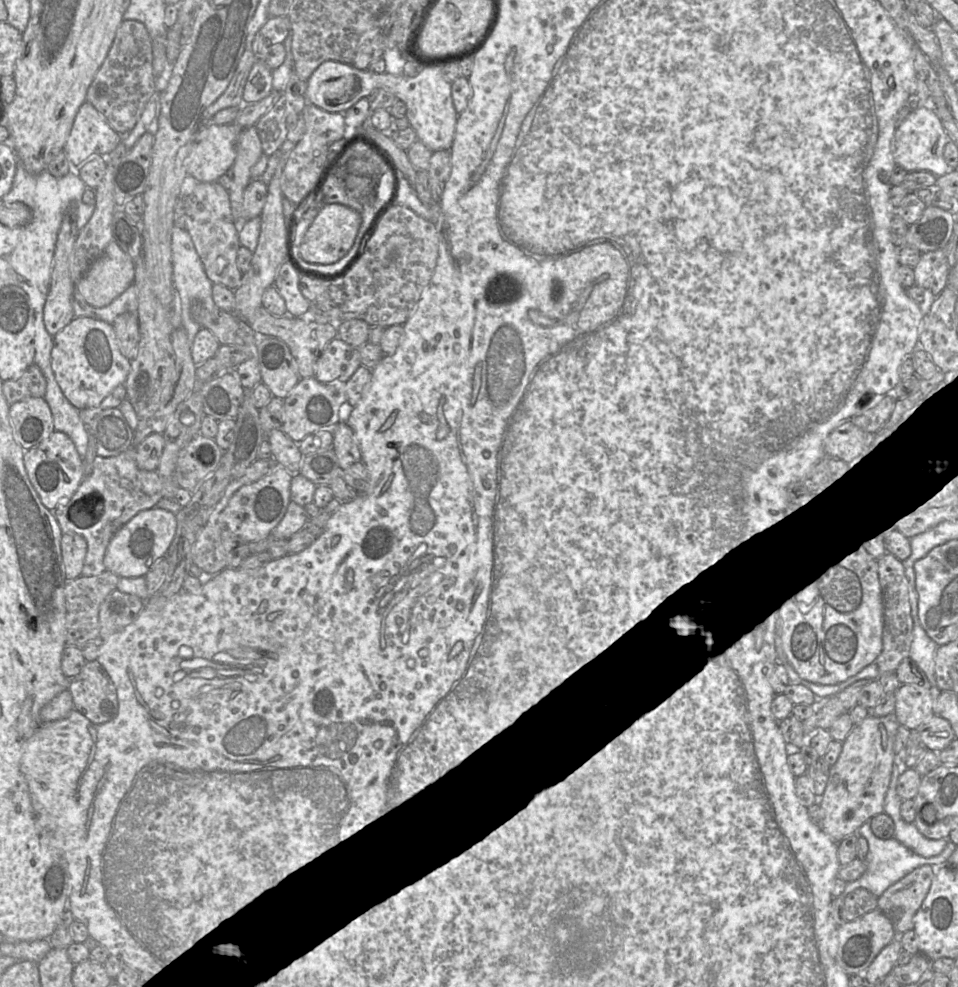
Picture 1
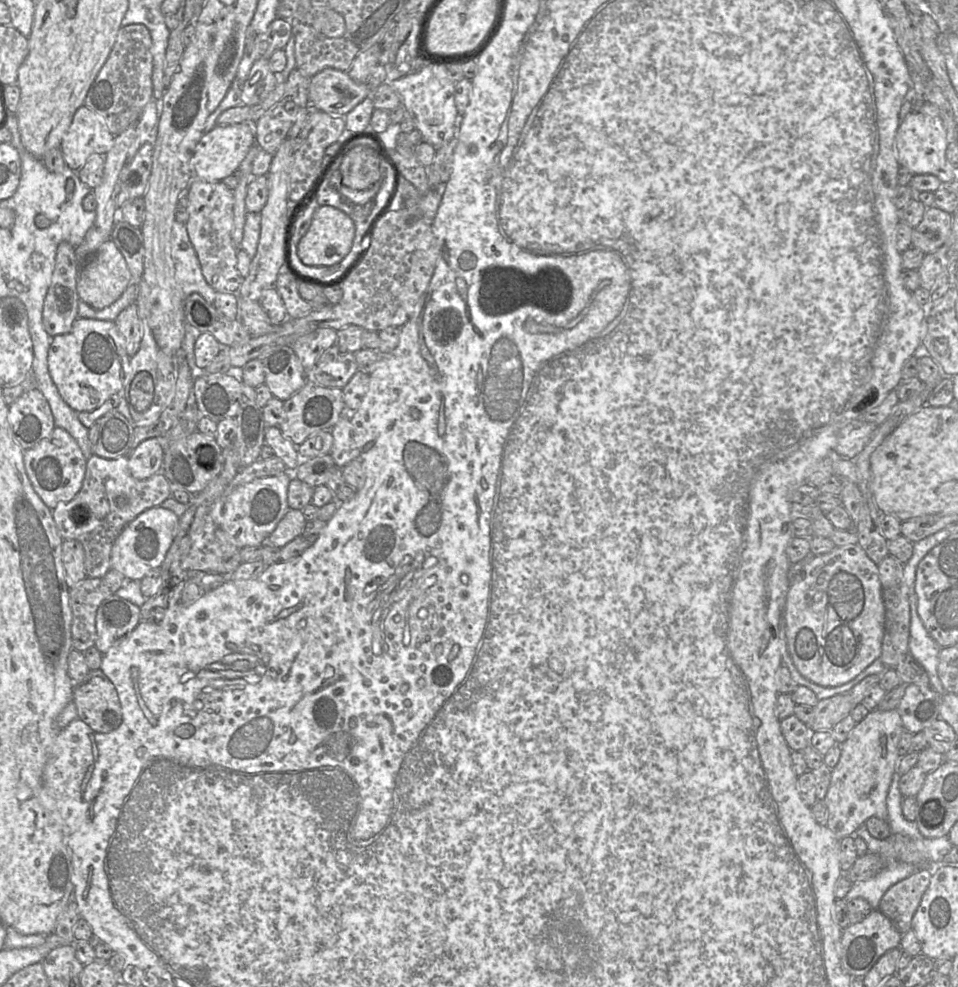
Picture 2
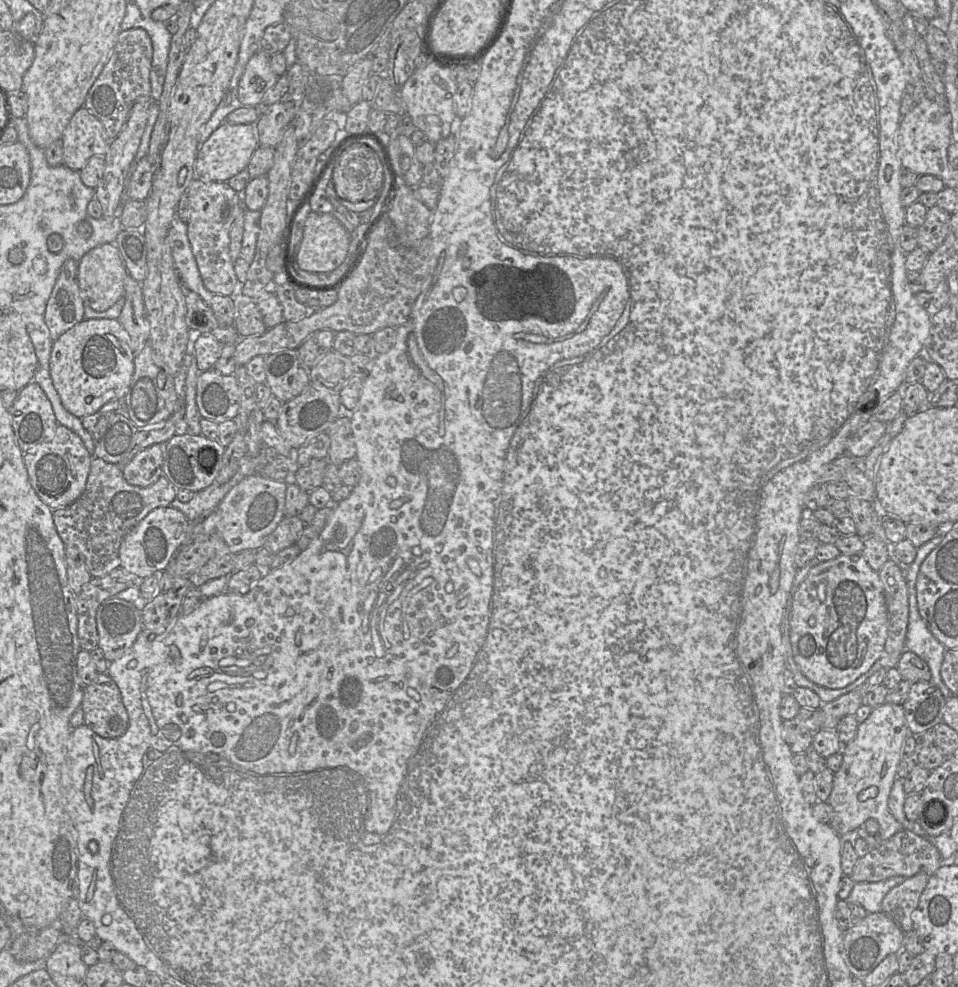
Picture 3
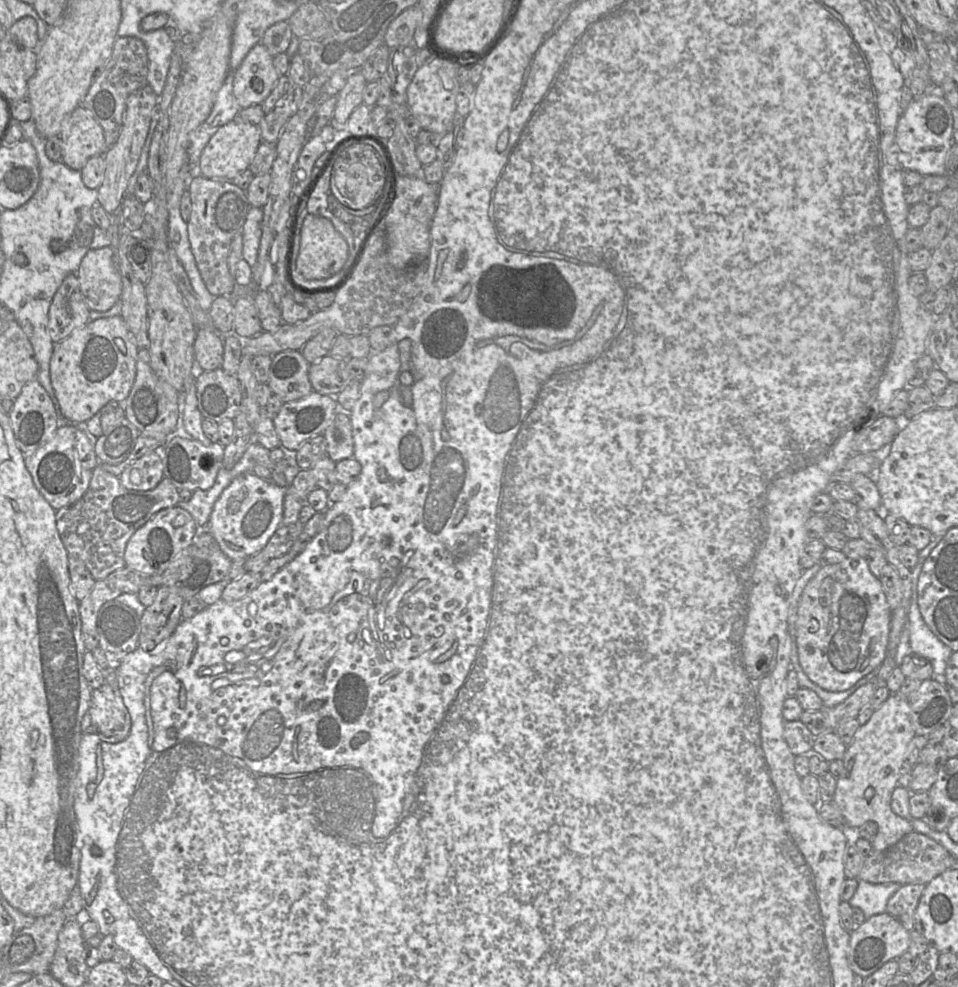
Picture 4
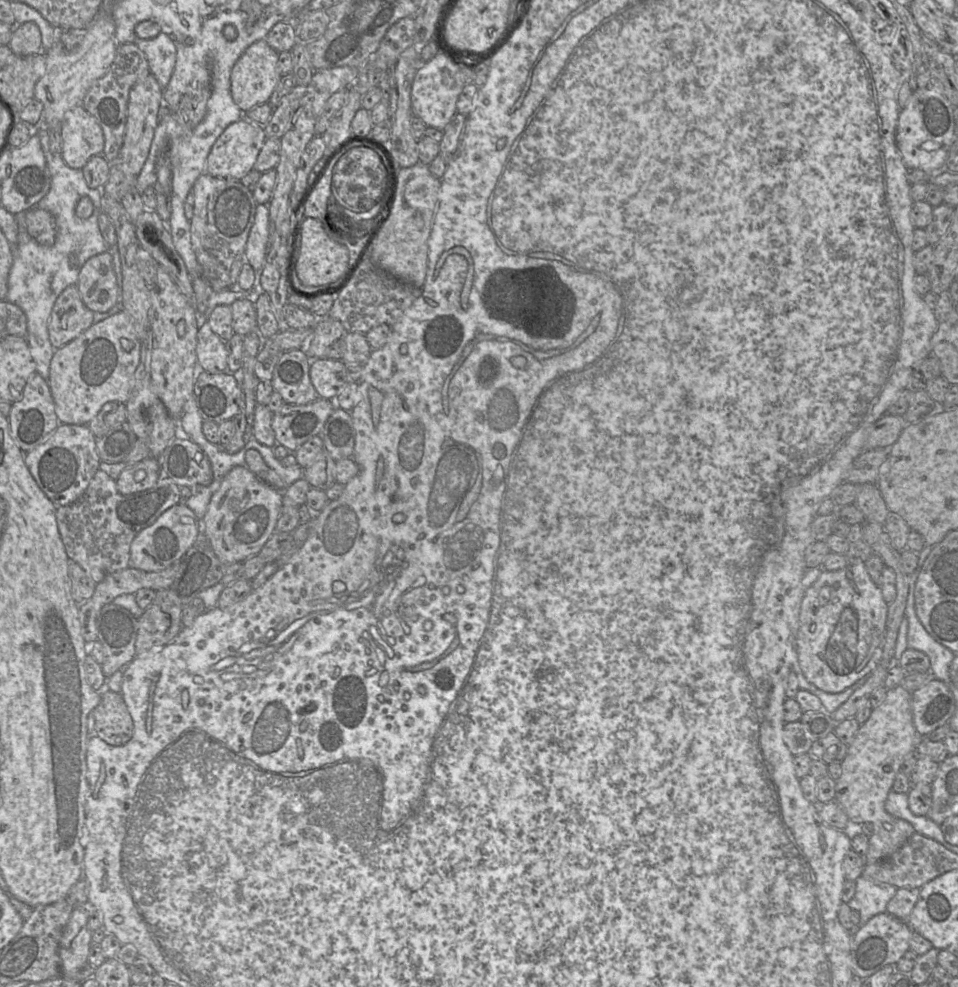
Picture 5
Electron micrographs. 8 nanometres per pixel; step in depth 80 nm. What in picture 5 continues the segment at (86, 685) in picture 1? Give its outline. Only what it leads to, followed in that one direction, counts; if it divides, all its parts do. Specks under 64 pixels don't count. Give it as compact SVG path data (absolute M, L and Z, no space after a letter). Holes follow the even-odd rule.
M108 688L102 689L101 700L94 710L95 733L96 736L111 746L123 746L127 744L133 736L134 724L128 707L121 693L115 693Z

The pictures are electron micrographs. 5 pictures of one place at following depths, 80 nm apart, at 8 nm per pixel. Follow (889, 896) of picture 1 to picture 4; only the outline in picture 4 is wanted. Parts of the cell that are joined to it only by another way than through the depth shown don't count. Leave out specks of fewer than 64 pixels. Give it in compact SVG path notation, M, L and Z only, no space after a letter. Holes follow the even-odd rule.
M925 884L902 885L888 900L886 912L897 919L908 931L914 929L914 913Z

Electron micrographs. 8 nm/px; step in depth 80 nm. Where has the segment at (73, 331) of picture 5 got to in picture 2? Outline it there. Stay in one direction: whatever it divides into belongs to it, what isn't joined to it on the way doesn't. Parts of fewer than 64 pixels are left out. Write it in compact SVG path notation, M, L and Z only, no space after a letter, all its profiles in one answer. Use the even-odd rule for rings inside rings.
M61 242L57 247L55 268L43 307L43 326L52 338L66 333L79 317L77 280L82 266L76 259L75 248L68 242Z

